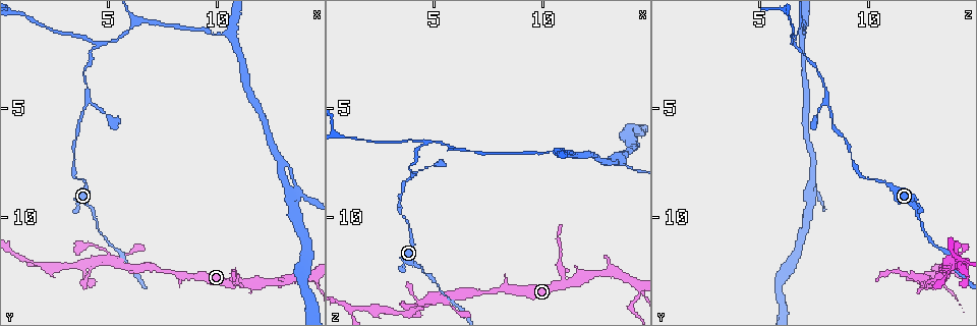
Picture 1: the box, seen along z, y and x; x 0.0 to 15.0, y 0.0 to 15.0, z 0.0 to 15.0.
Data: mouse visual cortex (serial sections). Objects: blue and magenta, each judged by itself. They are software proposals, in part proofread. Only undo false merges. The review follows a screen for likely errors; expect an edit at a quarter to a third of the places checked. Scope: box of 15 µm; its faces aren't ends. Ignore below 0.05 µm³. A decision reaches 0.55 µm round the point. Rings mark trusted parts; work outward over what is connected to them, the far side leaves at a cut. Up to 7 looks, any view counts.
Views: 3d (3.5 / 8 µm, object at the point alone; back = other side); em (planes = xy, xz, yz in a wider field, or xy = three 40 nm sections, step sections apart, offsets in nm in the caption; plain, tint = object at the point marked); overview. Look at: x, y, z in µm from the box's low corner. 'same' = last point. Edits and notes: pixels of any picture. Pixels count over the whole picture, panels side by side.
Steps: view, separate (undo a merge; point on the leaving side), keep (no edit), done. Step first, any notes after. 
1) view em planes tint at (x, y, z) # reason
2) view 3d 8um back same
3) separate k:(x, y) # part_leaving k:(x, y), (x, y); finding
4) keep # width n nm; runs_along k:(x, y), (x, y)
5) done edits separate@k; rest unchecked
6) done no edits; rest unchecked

view 3d 8um at (11.0, 13.1, 13.1)

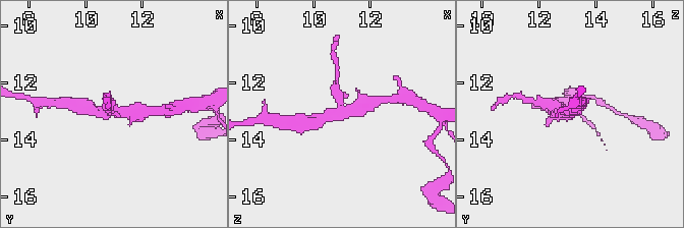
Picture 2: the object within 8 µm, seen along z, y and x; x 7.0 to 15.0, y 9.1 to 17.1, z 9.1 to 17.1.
view 3d 3.5um at (10.9, 13.0, 13.1)

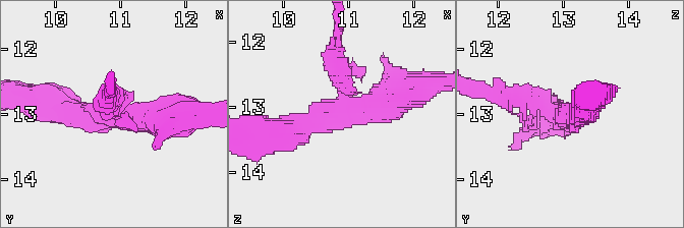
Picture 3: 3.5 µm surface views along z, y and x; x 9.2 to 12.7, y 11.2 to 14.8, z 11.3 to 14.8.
separate 3:(344, 65) # part_leaving 3:(343, 90), (337, 64), (337, 27); a second cell is stuck on

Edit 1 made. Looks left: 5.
view 3d 3.5um at (5.0, 11.9, 13.8) # thin arm on a thick one

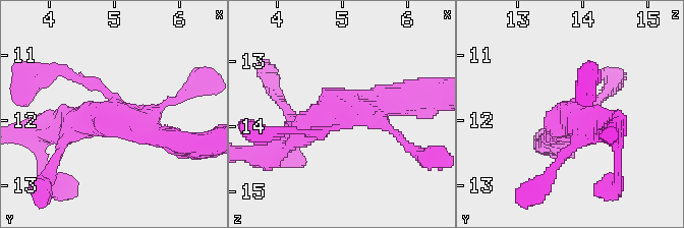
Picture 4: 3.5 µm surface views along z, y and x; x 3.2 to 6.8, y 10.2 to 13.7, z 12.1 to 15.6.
view em xy step 2 tint at (5.00, 12.00, 13.75) # arms 4; arm_widths 150, 200, 350, 400 nm

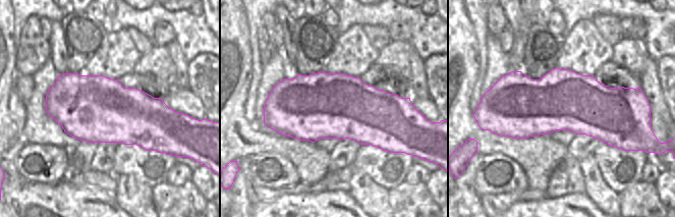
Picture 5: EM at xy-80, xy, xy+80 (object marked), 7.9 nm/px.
view em xy step 1 tint same

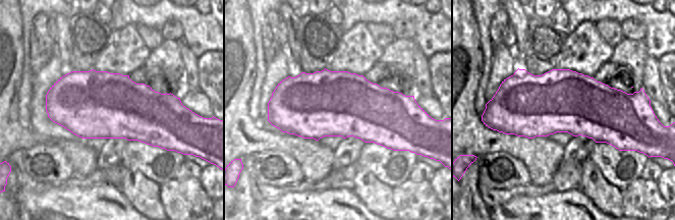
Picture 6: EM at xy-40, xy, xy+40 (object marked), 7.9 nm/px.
keep # runs_along 4:(402, 99), (324, 112), (286, 144); one cell here

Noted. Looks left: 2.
view 3d 3.5um at (1.3, 11.9, 14.2) # abrupt turn

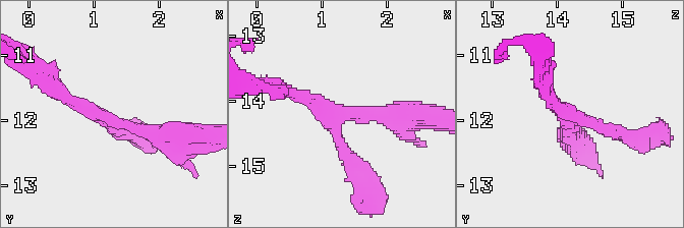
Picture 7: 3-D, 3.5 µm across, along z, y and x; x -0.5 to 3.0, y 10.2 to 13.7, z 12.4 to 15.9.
view em xy step 2 tint at (1.25, 11.95, 14.15) # arms 3; arm_widths 200, 200, 350 nm

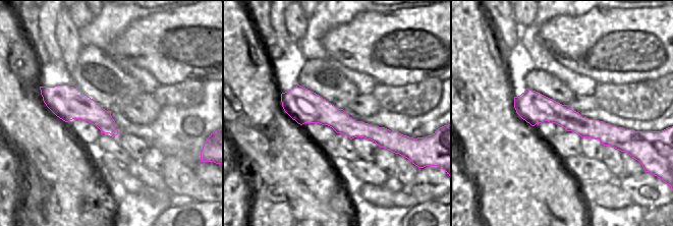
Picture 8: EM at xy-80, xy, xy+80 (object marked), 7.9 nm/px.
keep # all the same cell

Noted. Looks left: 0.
done edits separate@3; rest unchecked

